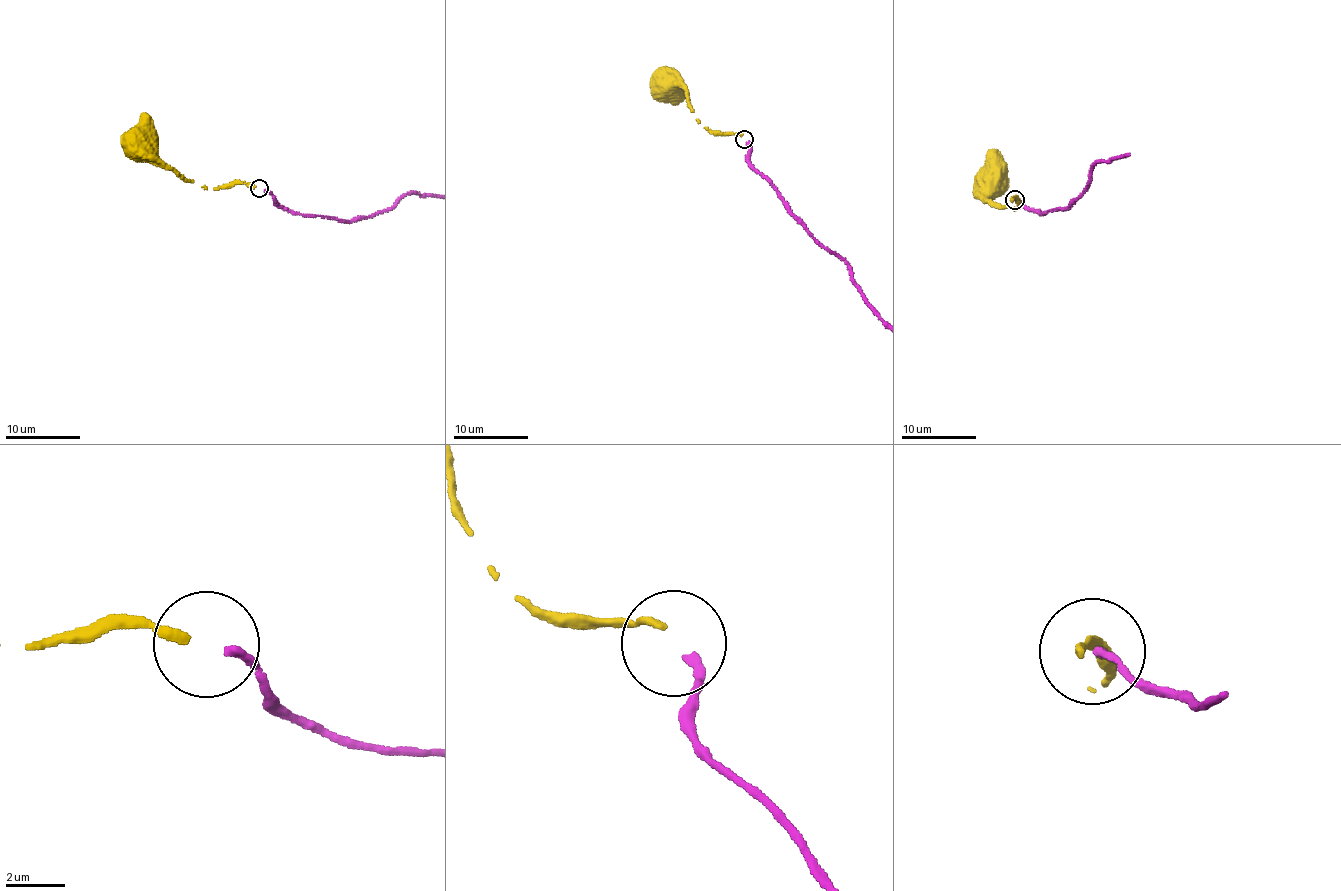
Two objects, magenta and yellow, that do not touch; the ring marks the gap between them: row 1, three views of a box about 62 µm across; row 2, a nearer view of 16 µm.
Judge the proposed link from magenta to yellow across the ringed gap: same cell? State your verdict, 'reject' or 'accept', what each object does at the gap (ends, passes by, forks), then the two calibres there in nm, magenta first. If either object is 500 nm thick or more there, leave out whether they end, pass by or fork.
accept; magenta ends; yellow ends; calibres 280 and 280 nm

